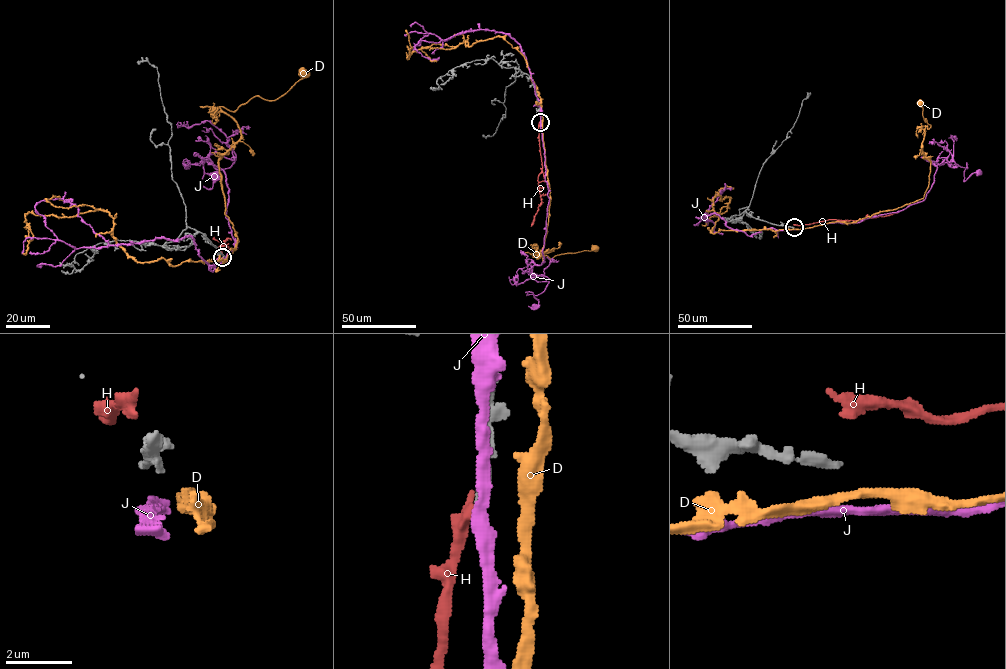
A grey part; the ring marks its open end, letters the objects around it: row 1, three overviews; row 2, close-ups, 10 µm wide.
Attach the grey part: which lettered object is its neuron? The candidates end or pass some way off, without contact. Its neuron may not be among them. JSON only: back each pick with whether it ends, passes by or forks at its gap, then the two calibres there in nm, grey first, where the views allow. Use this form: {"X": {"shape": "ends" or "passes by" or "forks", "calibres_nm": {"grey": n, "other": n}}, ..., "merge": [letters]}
{"merge": []}

